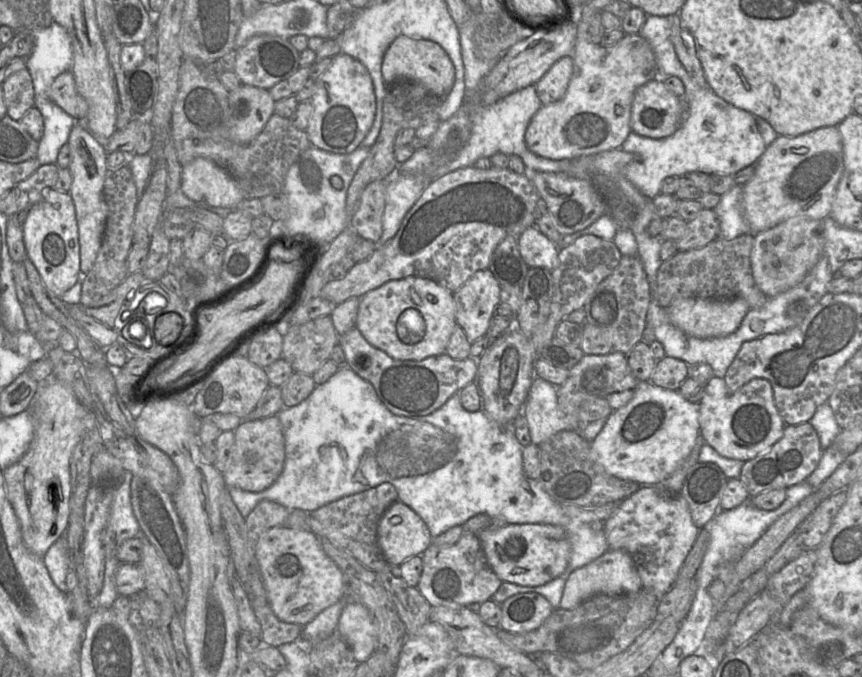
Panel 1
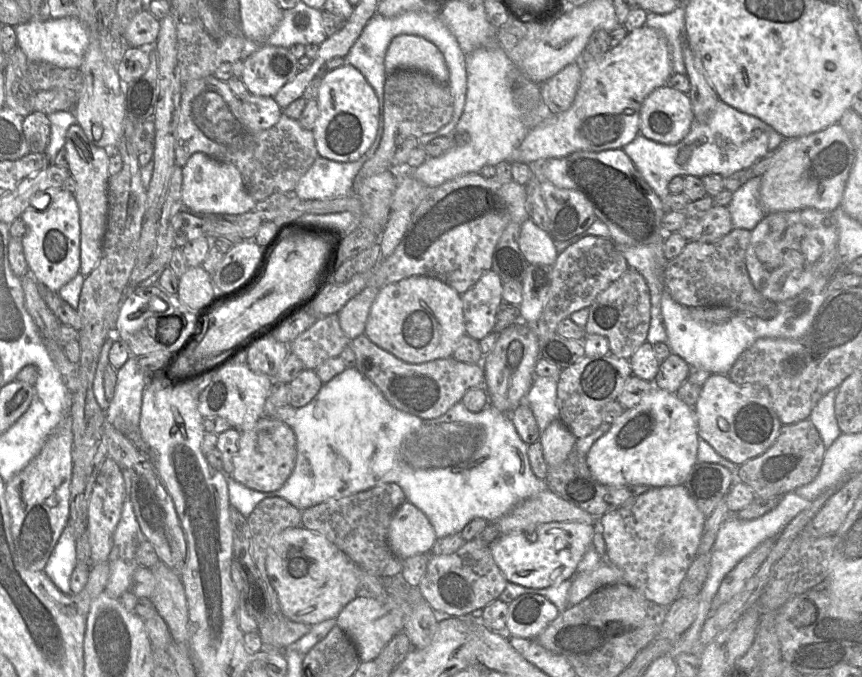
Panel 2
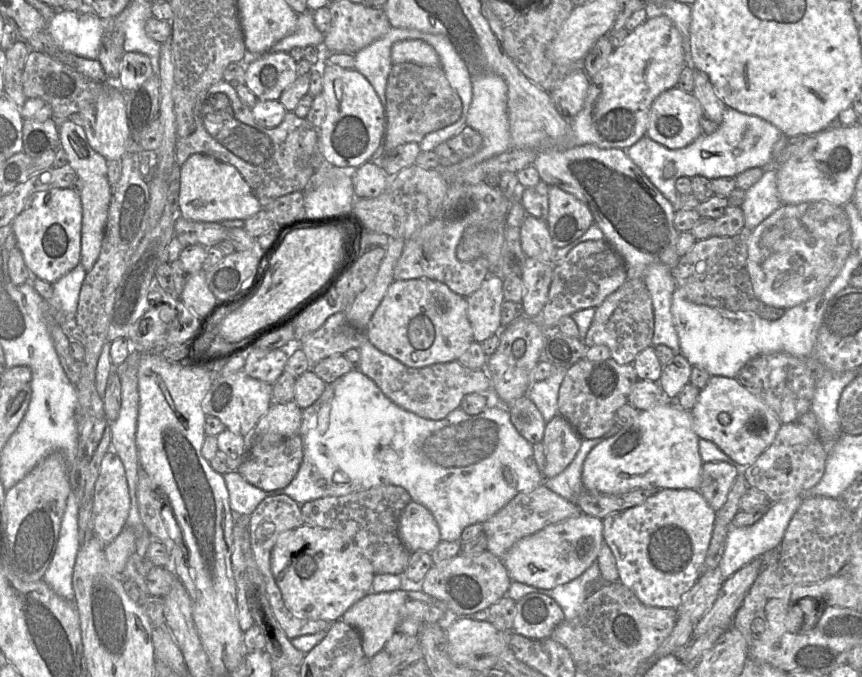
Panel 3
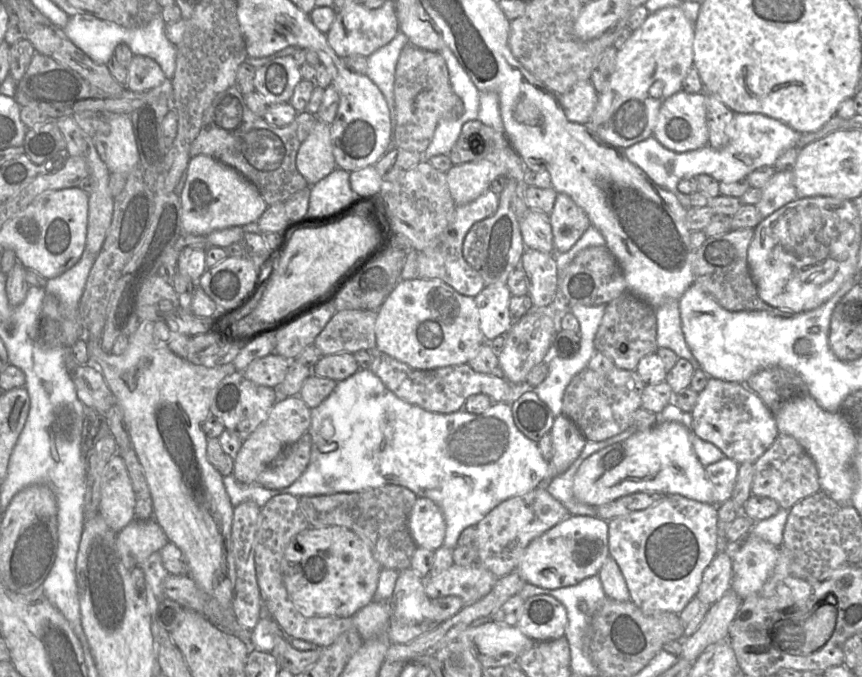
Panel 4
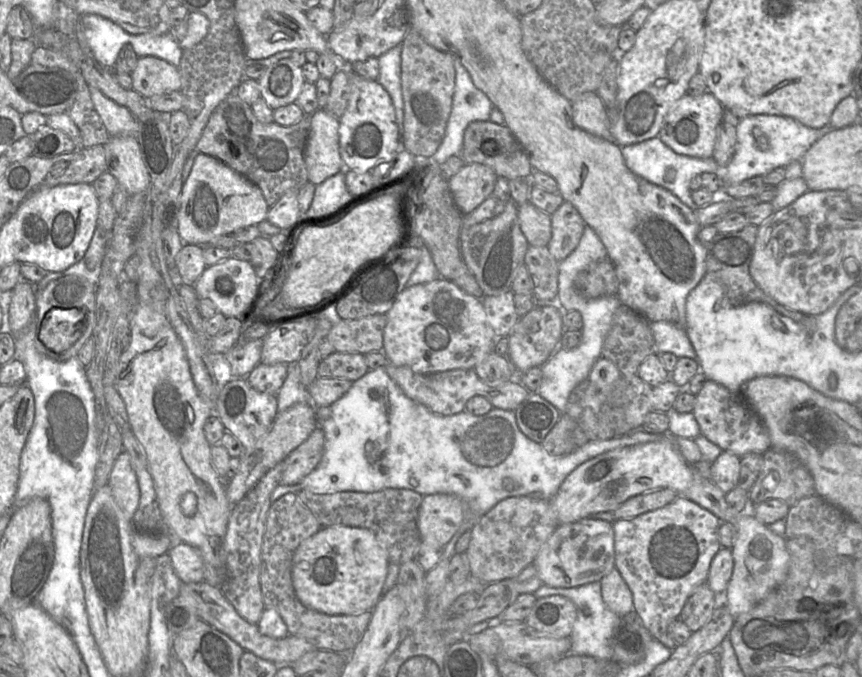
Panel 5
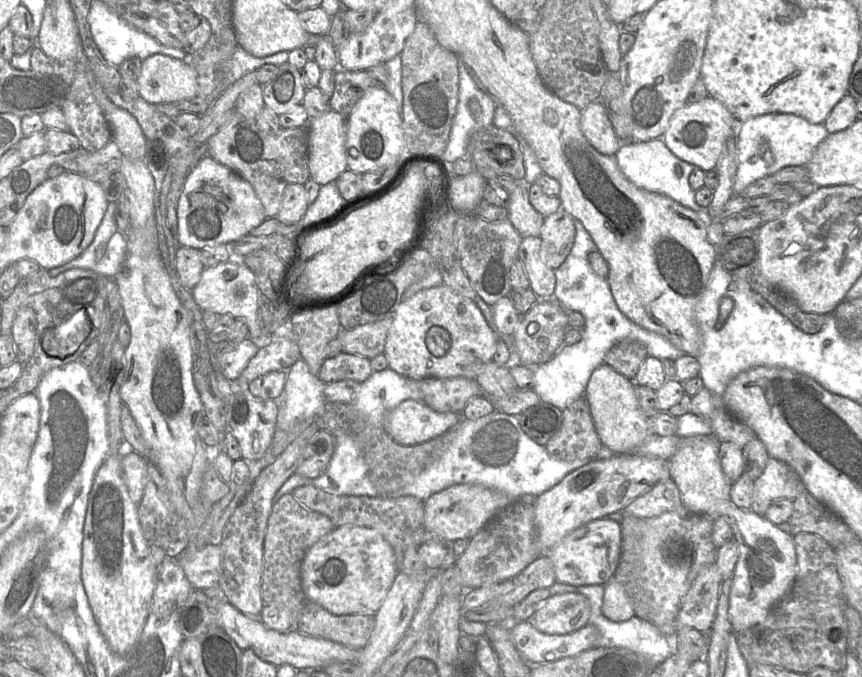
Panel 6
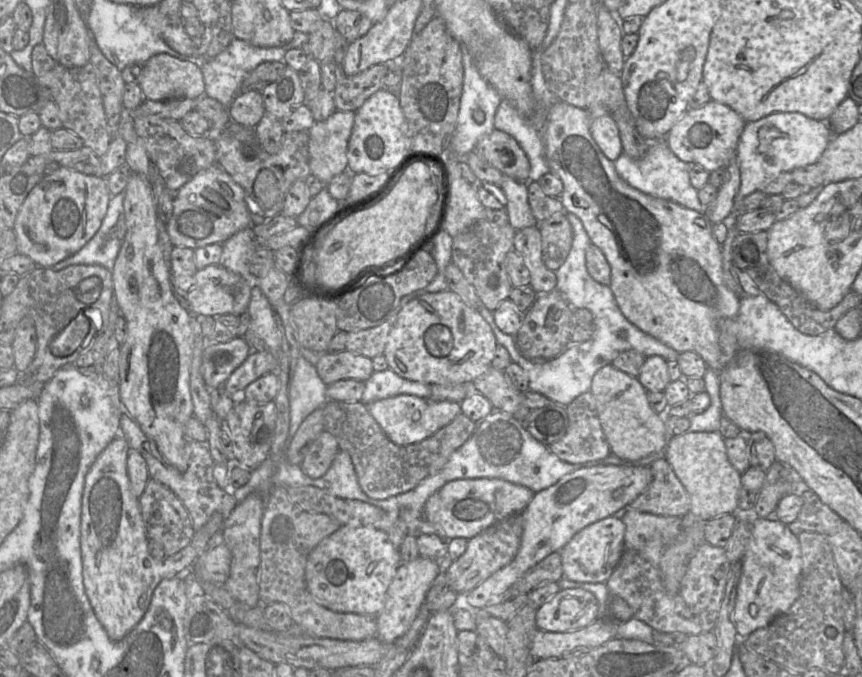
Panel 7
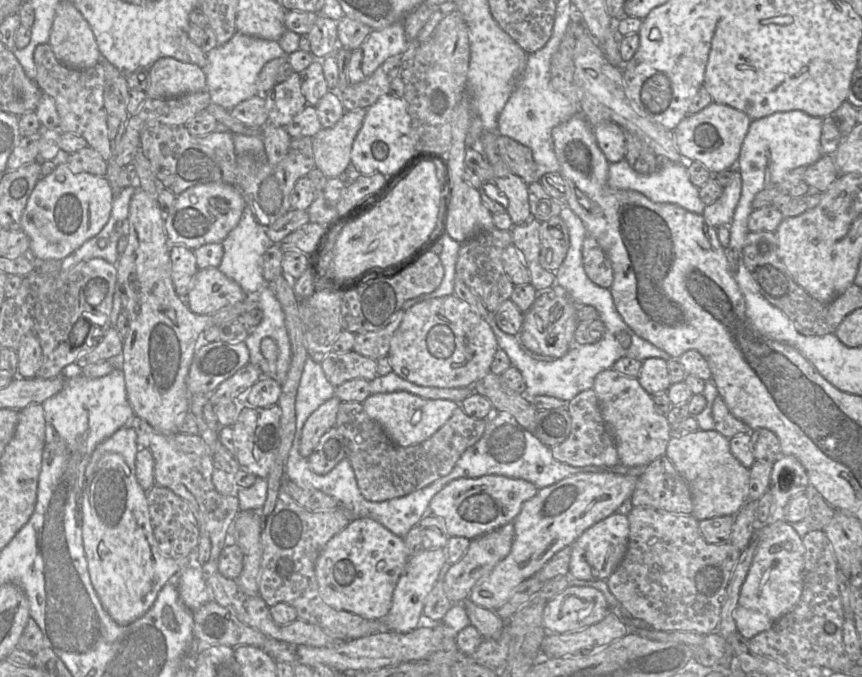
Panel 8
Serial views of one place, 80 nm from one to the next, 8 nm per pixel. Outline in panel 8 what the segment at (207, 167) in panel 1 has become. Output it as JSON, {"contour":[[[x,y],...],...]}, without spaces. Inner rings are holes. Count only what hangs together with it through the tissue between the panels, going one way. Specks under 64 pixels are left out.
{"contour":[[[209,182],[189,187],[176,196],[170,212],[164,216],[164,230],[171,245],[195,250],[202,245],[222,243],[237,226],[245,208],[245,198],[236,185]]]}

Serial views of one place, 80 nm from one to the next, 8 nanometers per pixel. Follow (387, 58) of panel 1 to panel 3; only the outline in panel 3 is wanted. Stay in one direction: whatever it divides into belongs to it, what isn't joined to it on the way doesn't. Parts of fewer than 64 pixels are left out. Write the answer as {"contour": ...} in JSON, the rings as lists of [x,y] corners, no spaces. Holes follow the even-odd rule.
{"contour":[[[405,39],[397,41],[391,48],[393,64],[412,62],[425,66],[440,66],[436,50],[421,39]]]}

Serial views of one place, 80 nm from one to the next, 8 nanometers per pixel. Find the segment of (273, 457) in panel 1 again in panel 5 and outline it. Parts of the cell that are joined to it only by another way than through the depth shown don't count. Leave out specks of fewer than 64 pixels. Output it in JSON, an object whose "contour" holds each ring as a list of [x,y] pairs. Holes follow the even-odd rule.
{"contour":[[[316,427],[309,437],[284,460],[280,485],[298,484],[320,463],[325,444],[325,435],[321,427]]]}

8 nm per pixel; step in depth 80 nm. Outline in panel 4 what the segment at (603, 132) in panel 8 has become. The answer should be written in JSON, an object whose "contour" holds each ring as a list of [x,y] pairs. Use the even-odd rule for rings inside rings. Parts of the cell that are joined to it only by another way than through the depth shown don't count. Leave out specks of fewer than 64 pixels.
{"contour":[[[587,80],[580,81],[566,94],[557,96],[567,119],[586,125],[596,107],[598,95],[591,81]]]}

